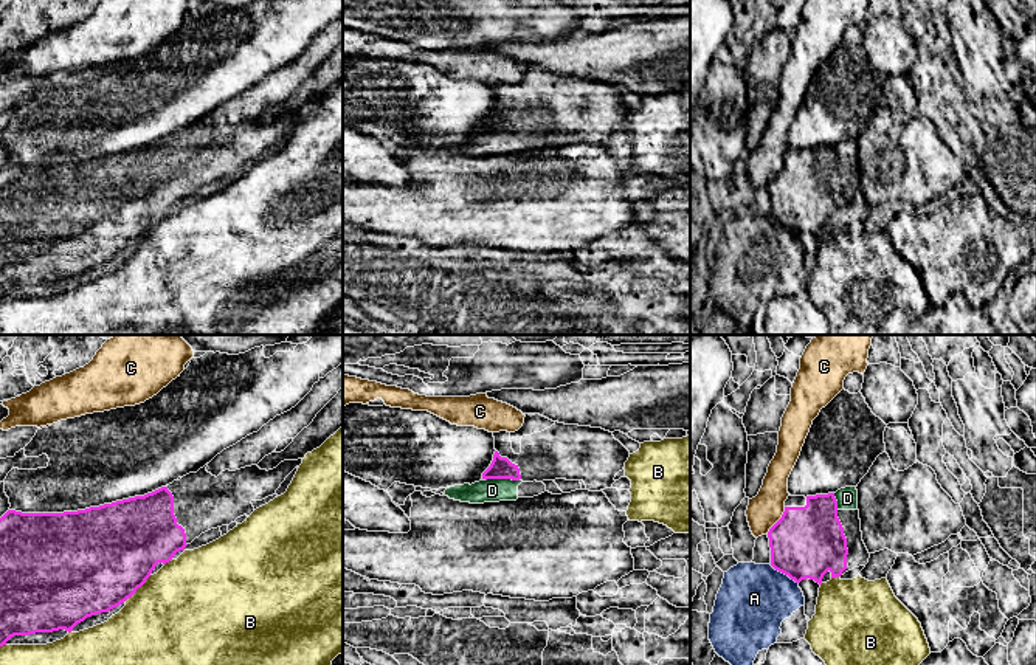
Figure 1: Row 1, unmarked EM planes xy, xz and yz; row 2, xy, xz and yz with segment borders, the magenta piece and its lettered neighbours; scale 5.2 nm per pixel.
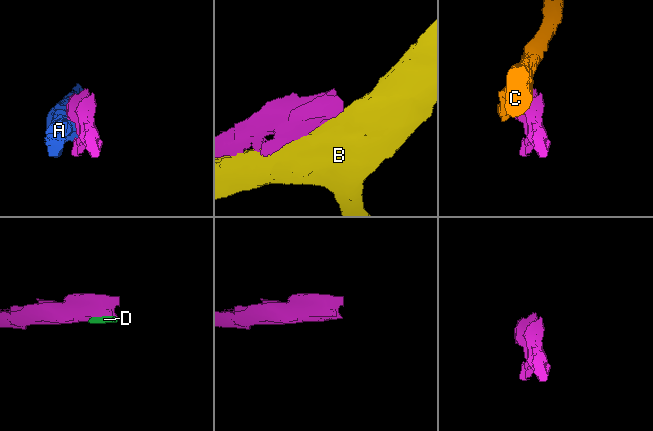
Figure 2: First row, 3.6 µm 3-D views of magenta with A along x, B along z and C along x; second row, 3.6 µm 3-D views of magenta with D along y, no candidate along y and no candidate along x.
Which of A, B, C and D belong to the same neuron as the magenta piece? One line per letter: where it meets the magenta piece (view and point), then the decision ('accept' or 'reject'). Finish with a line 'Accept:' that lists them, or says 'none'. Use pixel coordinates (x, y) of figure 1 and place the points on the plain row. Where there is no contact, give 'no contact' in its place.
A: contact yz (783, 225); reject
B: contact xy (137, 241); reject
C: contact yz (777, 174); reject
D: contact xz (503, 130); accept
Accept: D

